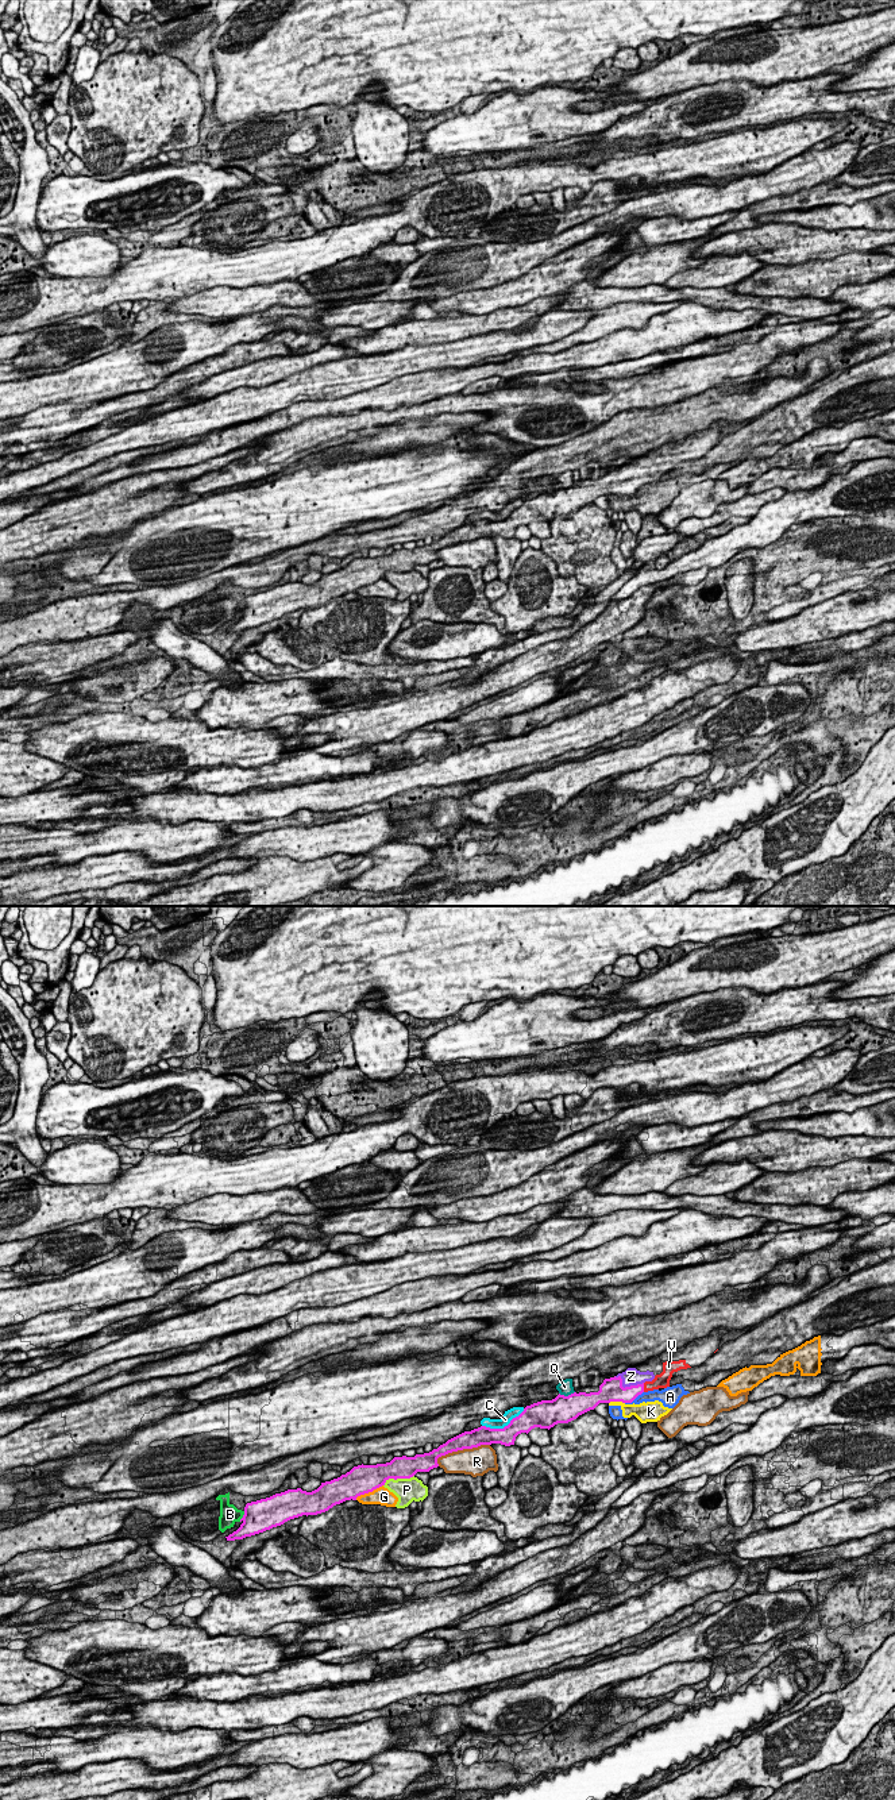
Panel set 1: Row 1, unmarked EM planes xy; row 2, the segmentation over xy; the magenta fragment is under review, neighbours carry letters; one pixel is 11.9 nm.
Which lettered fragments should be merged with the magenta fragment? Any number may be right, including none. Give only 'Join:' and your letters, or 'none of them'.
Join: V, Z

